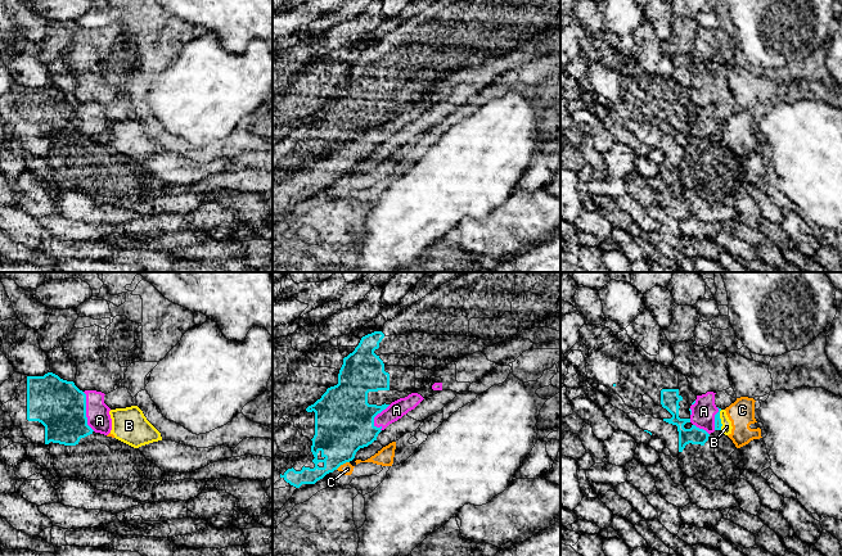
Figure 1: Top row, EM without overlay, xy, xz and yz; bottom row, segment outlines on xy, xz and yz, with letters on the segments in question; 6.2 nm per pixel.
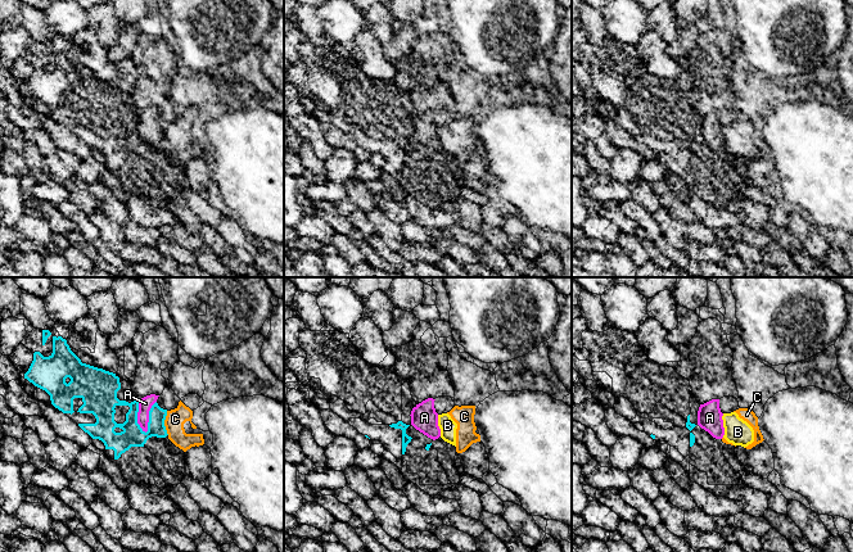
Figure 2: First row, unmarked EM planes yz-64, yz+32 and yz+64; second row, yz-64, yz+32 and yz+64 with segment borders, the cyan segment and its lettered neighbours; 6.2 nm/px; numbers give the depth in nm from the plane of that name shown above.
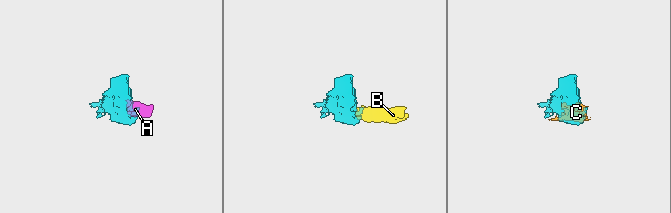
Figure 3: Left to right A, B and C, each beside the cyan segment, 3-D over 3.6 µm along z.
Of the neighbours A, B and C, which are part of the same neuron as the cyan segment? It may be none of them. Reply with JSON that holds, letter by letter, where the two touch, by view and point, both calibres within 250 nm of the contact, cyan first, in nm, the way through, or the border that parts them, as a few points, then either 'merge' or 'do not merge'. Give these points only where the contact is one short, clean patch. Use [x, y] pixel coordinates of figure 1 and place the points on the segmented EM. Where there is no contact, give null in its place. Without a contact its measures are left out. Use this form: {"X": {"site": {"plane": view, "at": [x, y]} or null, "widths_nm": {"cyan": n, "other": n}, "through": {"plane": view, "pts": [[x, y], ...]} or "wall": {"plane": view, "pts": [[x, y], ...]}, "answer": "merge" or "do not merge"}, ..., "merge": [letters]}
{"A": {"site": {"plane": "xy", "at": [85, 411]}, "widths_nm": {"cyan": 320, "other": 150}, "through": {"plane": "xy", "pts": [[58, 405], [66, 411], [85, 411], [99, 420]]}, "answer": "merge"}, "B": {"site": {"plane": "yz", "at": [720, 420]}, "widths_nm": {"cyan": 50, "other": 70}, "wall": {"plane": "yz", "pts": [[721, 410], [720, 429]]}, "answer": "do not merge"}, "C": {"site": {"plane": "xz", "at": [342, 464]}, "widths_nm": {"cyan": 360, "other": 70}, "answer": "do not merge"}, "merge": ["A"]}

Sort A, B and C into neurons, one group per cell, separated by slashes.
A / B C

